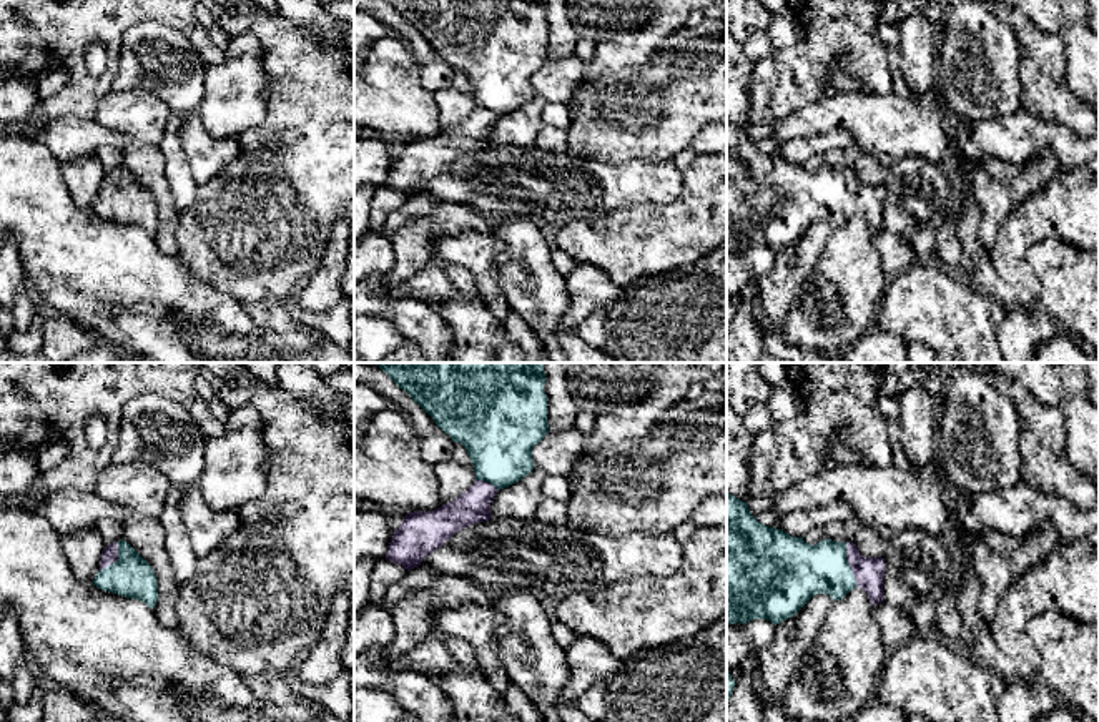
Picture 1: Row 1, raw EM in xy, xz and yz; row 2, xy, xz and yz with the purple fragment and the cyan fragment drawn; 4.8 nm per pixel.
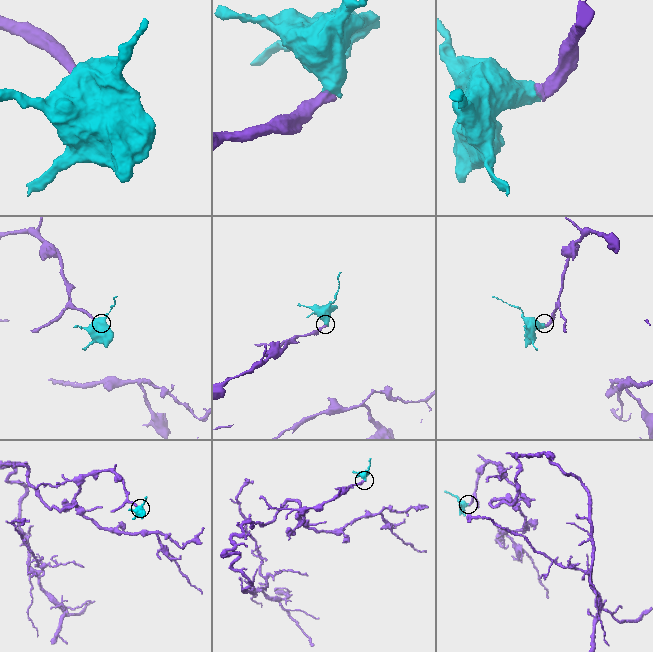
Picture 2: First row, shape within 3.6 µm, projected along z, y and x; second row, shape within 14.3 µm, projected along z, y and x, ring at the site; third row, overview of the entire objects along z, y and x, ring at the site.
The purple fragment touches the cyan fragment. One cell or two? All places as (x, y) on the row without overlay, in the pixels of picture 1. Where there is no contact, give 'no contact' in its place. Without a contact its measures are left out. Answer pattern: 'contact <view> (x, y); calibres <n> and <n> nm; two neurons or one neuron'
contact yz (848, 190); calibres 140 and 280 nm; one neuron

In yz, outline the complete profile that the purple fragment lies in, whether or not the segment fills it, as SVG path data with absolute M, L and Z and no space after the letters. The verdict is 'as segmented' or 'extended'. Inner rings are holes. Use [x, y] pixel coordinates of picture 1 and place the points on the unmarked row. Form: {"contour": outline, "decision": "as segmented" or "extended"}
{"contour": "M727 120L727 253L766 246L780 251L815 221L843 226L861 215L871 233L883 230L883 185L865 185L850 170L811 173L758 150L747 130Z", "decision": "extended"}

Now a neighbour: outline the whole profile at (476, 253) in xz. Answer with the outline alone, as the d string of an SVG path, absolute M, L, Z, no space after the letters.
M462 231L452 236L442 235L434 243L432 258L424 270L402 284L387 288L387 293L394 298L414 298L441 308L454 293L446 270L461 266L472 274L487 309L497 319L505 319L510 309L494 271L495 256L502 248L502 241L492 233Z

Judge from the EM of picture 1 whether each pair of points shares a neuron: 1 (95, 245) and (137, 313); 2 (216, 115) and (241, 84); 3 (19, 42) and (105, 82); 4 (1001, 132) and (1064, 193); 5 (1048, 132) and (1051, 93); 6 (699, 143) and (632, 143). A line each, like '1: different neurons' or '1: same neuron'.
1: same neuron
2: same neuron
3: same neuron
4: different neurons
5: different neurons
6: different neurons

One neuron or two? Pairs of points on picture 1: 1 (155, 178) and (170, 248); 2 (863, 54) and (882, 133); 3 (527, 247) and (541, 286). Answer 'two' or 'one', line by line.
1: one
2: two
3: one

